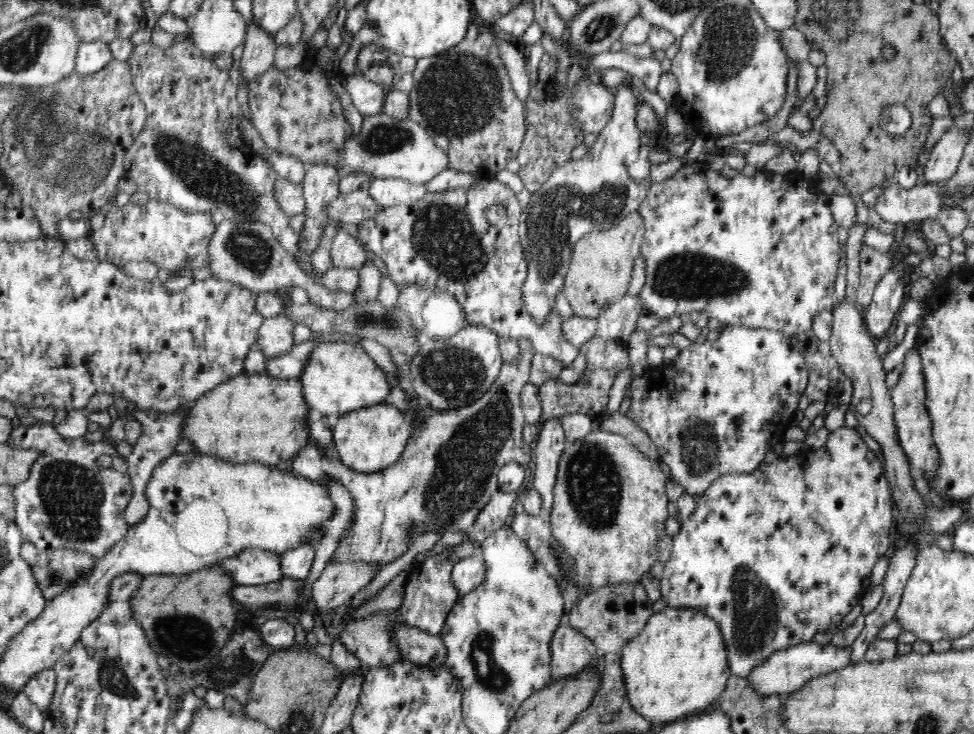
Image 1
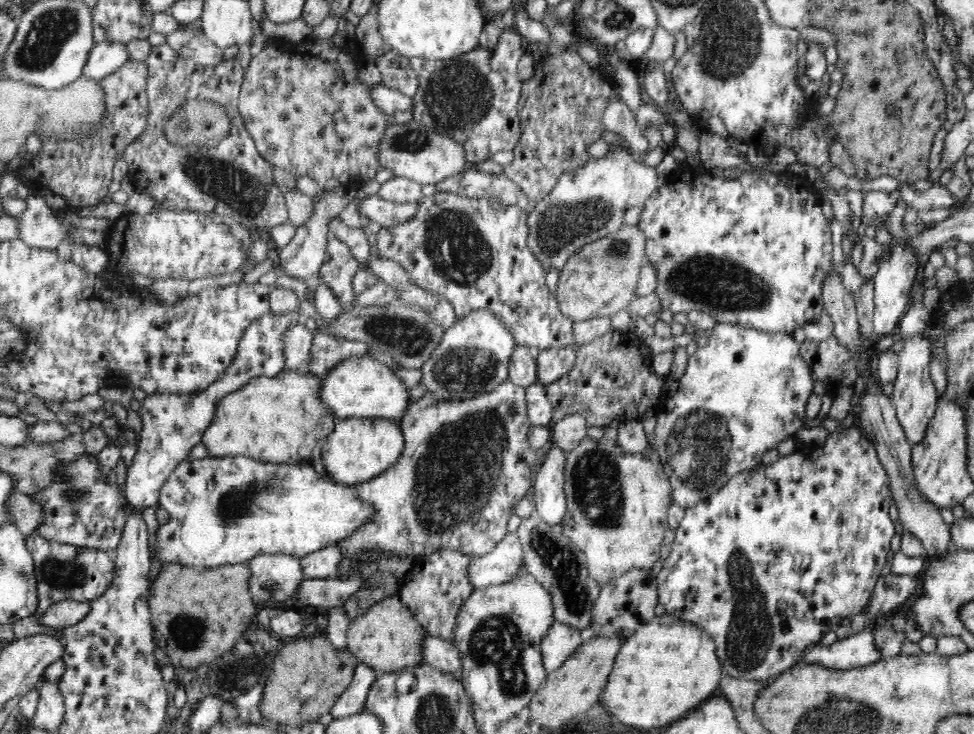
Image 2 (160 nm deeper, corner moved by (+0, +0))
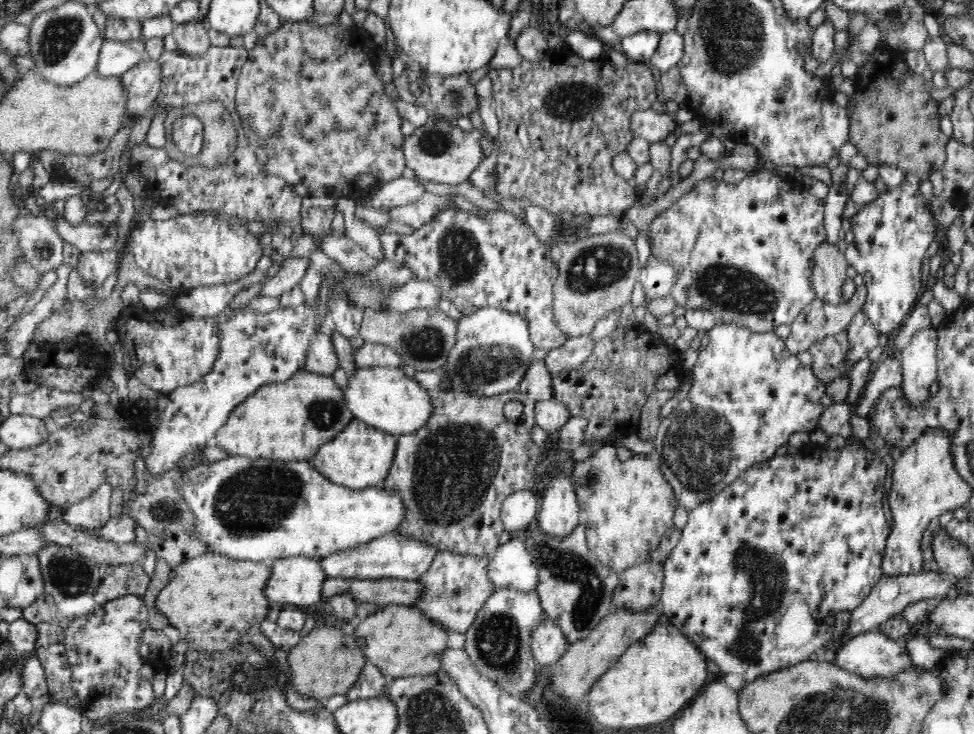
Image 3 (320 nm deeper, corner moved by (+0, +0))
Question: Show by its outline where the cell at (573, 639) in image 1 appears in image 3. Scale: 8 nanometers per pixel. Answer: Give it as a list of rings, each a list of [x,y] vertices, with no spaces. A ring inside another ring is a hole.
[[[547,619],[544,620],[544,624],[540,624],[531,632],[530,646],[532,656],[539,666],[552,667],[557,660],[560,660],[568,644],[562,629],[552,620]]]

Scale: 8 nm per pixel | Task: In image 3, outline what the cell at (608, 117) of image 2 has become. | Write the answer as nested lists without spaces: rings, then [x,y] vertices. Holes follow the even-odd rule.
[[[652,108],[638,111],[631,116],[631,130],[650,143],[665,141],[668,136],[678,132],[674,119],[674,114],[668,111],[656,112]]]

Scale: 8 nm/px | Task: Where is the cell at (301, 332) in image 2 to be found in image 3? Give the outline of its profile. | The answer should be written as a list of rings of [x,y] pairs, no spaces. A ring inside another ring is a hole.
[[[326,334],[316,336],[307,352],[305,369],[319,375],[332,376],[339,370],[339,358],[335,350],[333,341]]]

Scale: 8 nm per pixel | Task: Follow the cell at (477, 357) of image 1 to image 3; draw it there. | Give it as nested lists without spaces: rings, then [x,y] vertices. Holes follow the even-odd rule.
[[[498,307],[480,308],[457,322],[456,346],[448,353],[447,368],[451,387],[460,384],[474,396],[495,396],[518,390],[528,367],[534,360],[536,346],[530,339],[528,322],[516,313]]]

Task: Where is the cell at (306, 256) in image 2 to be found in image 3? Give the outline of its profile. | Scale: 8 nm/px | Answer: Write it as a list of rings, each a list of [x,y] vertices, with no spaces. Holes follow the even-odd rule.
[[[286,257],[278,274],[268,279],[262,286],[261,296],[272,296],[280,299],[284,292],[288,292],[301,282],[304,273],[309,267],[309,260],[296,260],[294,257]]]

